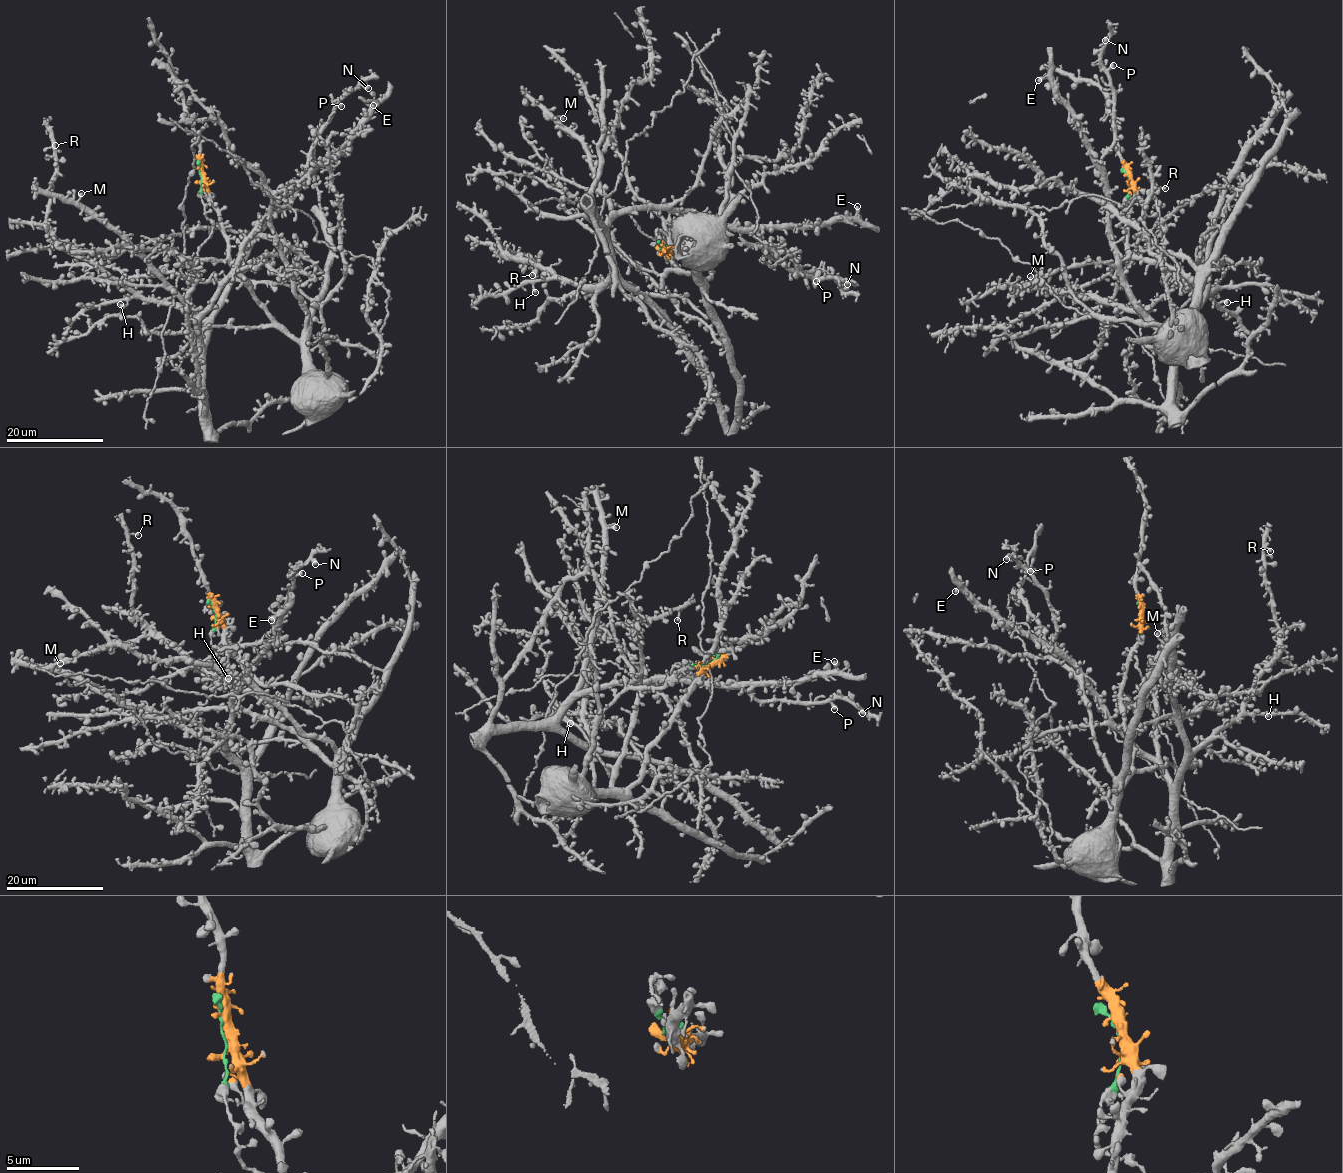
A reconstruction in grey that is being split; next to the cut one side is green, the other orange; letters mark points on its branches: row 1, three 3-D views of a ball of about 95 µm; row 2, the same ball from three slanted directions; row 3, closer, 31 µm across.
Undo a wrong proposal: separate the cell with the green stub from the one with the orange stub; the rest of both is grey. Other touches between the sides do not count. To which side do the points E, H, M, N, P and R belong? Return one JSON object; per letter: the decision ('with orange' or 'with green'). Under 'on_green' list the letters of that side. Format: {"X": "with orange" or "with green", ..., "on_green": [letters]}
{"E": "with green", "H": "with green", "M": "with green", "N": "with green", "P": "with green", "R": "with green", "on_green": ["E", "H", "M", "N", "P", "R"]}

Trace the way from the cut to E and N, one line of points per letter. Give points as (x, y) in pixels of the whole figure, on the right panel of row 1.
E: (1129, 180), (1121, 215), (1139, 231), (1123, 283), (1130, 308), (1144, 317), (1076, 116), (1047, 78), (1037, 81)
N: (1129, 180), (1121, 215), (1139, 231), (1123, 283), (1144, 317), (1099, 166), (1113, 140), (1106, 40)

